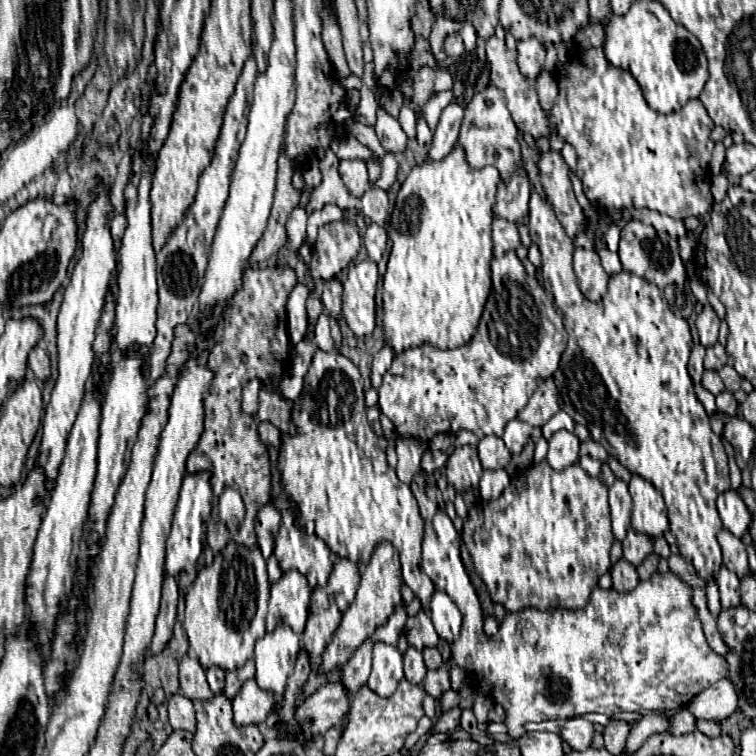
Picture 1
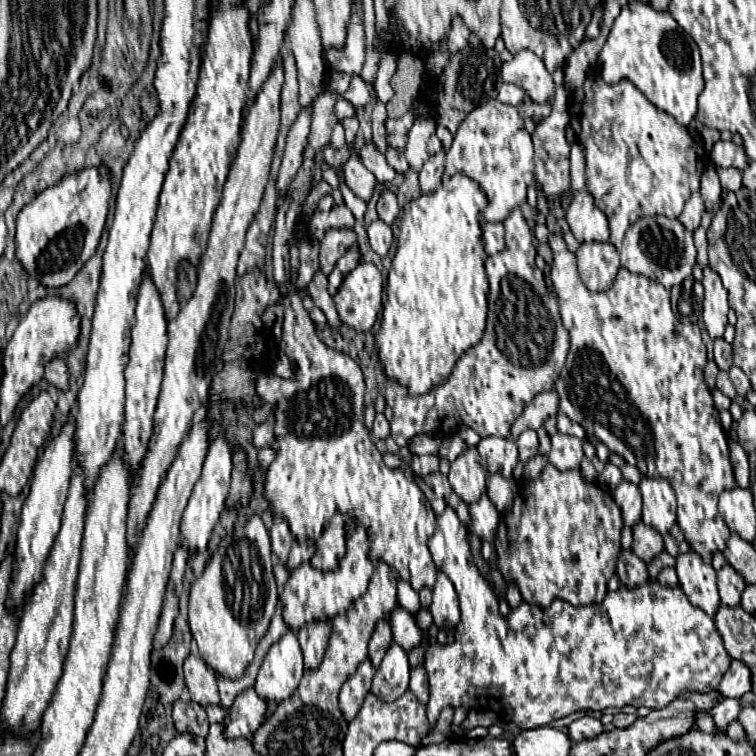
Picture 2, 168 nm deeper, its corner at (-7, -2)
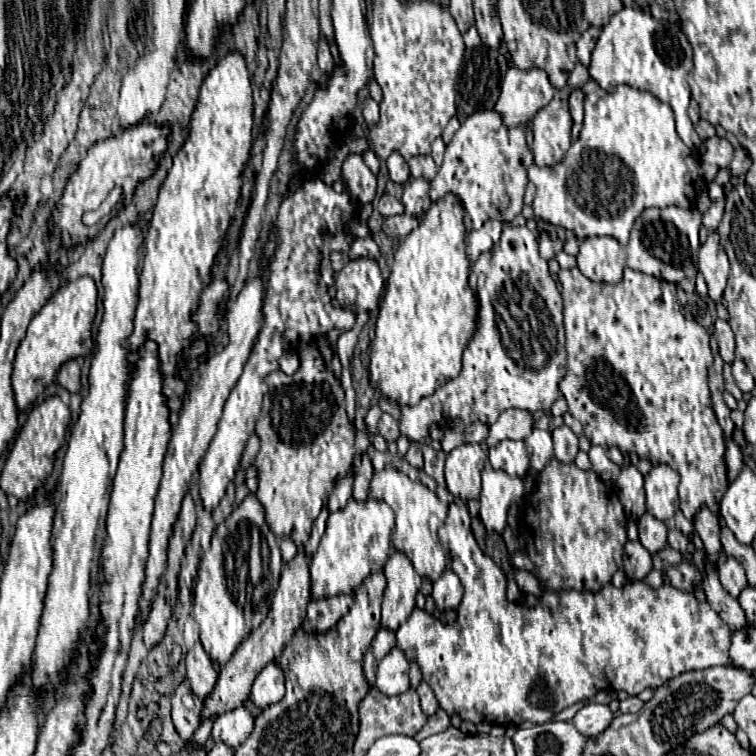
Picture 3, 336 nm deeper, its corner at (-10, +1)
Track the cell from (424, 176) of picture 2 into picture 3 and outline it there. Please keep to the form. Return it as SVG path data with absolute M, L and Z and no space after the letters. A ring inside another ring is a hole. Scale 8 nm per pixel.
M416 178L410 180L404 186L404 194L402 194L402 204L404 204L404 214L408 216L416 216L424 210L424 200L428 196L428 182L424 178Z

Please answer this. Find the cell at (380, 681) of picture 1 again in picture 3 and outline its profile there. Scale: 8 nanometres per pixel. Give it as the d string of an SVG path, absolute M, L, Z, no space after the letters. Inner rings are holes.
M392 648L384 660L378 664L378 674L376 674L376 688L388 696L402 694L410 688L408 680L408 660L406 656L398 650Z

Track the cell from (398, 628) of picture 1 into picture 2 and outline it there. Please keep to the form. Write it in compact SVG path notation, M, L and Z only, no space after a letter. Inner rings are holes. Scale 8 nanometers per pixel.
M447 507L437 515L437 529L427 545L437 569L451 579L459 595L461 623L455 629L455 641L453 645L429 645L427 635L417 627L415 617L403 607L397 607L391 613L389 625L393 641L406 652L419 645L419 641L427 645L423 665L431 685L431 697L427 703L431 729L445 705L455 709L459 705L467 709L491 709L505 723L515 723L521 729L549 725L575 711L603 711L607 707L621 709L625 705L663 709L683 691L707 693L715 689L727 673L727 667L731 667L731 657L723 647L715 621L705 611L701 613L693 607L681 587L667 587L659 581L647 581L633 589L621 585L617 591L609 591L599 605L573 607L567 601L555 599L547 609L541 609L539 605L521 603L503 619L494 590L473 565L468 528L457 519L453 507Z

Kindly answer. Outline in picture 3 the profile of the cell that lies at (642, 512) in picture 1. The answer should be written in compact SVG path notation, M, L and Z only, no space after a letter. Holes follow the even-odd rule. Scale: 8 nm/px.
M666 464L654 466L644 476L644 488L646 488L646 508L652 516L656 516L662 522L670 522L680 508L678 500L678 482L680 476Z

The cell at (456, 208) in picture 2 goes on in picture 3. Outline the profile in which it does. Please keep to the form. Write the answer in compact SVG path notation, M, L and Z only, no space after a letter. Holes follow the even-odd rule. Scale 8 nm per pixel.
M448 194L434 202L424 214L418 228L414 228L394 252L392 272L386 282L384 300L376 320L376 334L370 344L370 382L384 398L398 406L416 406L424 396L430 396L444 382L456 378L462 370L462 352L476 332L478 302L474 290L468 286L472 262L466 258L466 228L462 222L462 208L456 196Z

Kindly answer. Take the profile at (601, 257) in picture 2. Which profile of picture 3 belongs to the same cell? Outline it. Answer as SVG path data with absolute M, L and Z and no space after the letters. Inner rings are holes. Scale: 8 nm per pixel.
M610 236L586 238L580 244L580 252L576 256L578 270L594 280L618 284L622 280L622 270L626 266L626 250L618 244L618 240Z

